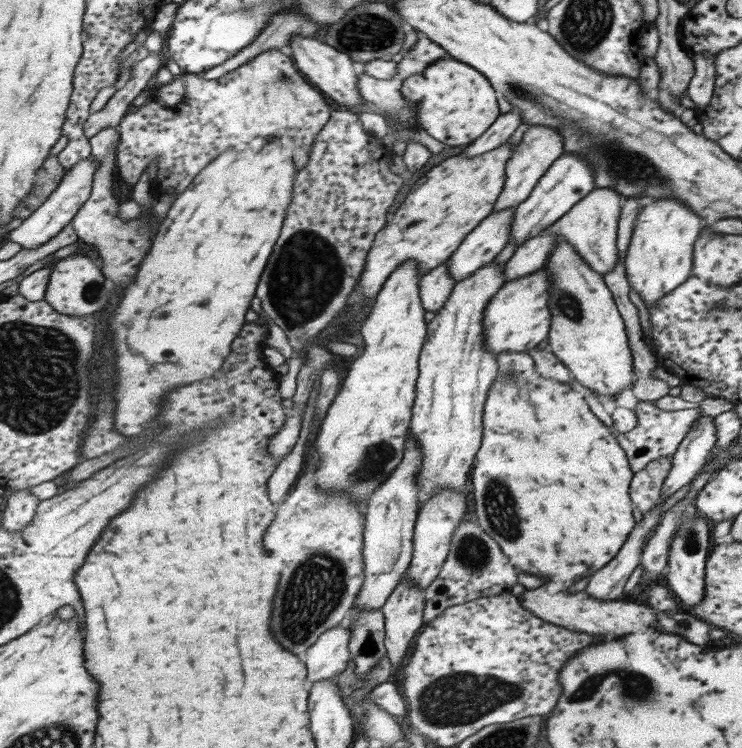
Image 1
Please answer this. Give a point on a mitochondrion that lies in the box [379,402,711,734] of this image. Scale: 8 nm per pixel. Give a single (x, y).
(459, 698)

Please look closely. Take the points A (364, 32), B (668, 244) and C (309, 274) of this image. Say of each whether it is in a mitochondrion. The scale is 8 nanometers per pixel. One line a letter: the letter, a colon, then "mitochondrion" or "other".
A: mitochondrion
B: other
C: mitochondrion

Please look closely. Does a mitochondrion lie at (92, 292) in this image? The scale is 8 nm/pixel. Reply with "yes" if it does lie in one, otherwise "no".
yes

